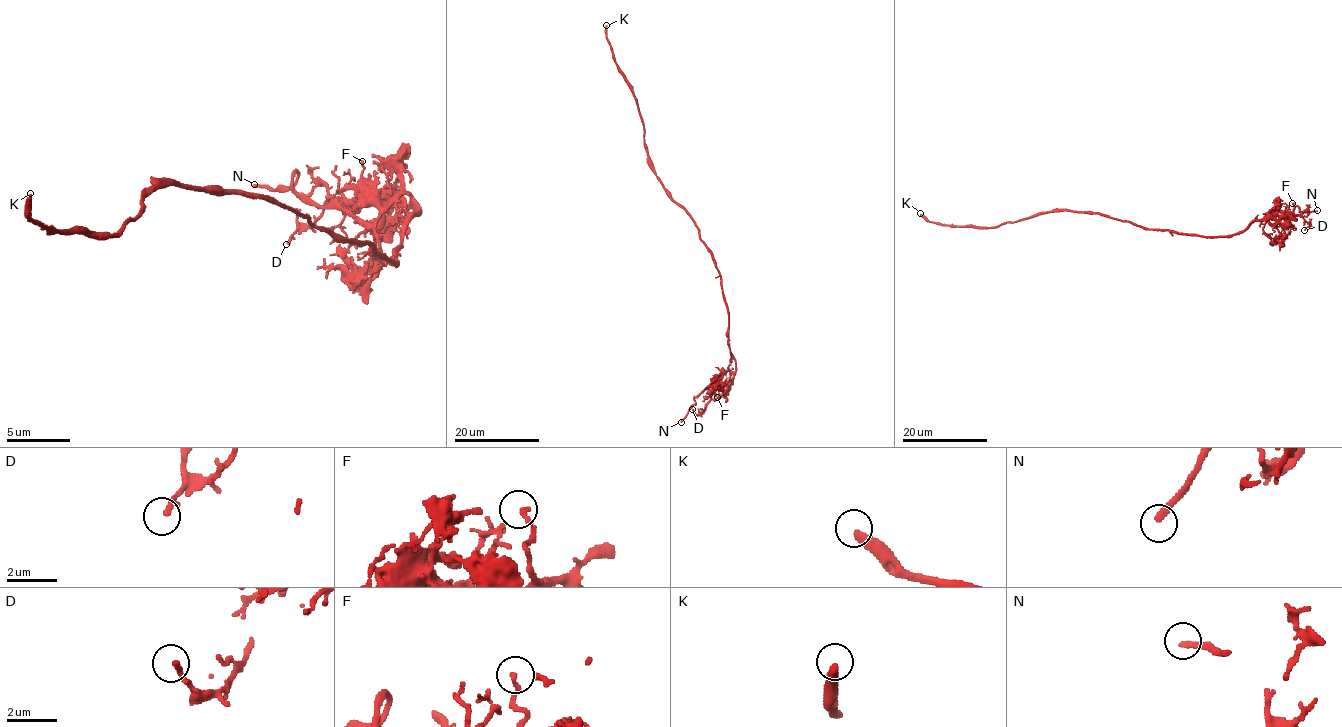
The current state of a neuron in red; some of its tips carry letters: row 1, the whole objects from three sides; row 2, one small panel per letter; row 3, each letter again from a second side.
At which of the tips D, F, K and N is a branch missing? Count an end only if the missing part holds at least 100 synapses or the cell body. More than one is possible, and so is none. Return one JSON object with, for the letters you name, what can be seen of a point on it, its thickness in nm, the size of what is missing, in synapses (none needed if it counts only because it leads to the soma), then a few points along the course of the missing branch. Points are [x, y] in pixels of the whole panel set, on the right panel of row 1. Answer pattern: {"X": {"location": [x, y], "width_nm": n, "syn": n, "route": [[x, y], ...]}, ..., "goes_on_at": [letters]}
{"N": {"location": [1317, 210], "width_nm": 240, "syn": 150}, "goes_on_at": ["N"]}

